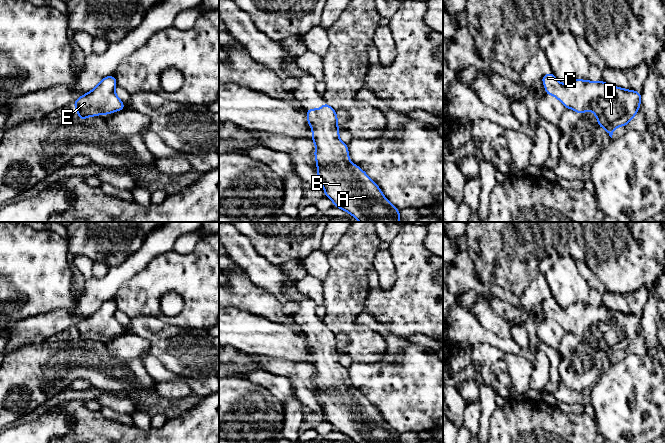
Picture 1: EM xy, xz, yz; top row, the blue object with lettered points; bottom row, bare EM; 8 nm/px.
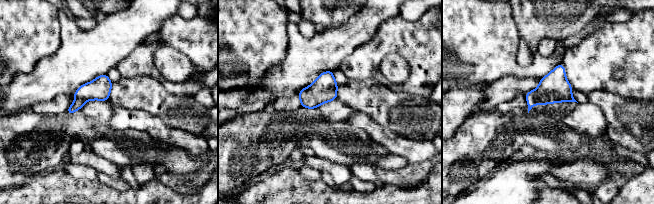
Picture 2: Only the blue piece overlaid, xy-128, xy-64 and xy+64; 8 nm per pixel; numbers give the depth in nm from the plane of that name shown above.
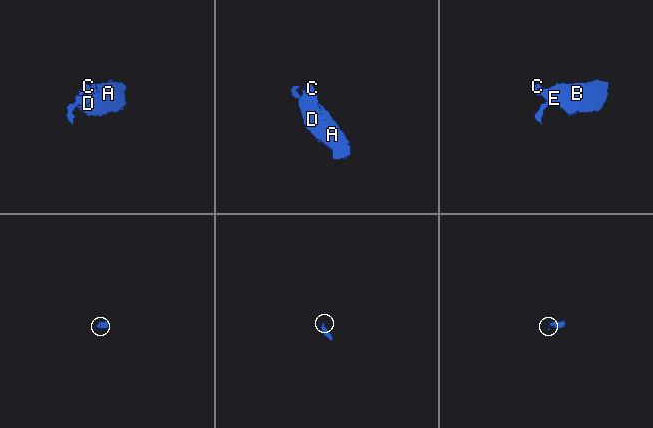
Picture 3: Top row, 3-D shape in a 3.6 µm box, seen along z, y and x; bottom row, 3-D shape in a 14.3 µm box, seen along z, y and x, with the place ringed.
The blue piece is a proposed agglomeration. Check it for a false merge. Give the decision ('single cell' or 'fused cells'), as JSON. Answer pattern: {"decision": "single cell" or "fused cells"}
{"decision": "single cell"}

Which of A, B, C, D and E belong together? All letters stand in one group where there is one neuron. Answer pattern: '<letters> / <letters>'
A B C D E

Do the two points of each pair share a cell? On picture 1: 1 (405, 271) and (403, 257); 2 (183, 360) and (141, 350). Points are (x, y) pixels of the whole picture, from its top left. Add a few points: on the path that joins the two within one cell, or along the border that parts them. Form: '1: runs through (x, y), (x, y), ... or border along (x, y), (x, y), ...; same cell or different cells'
1: runs through (405, 268), (405, 260); same cell
2: border along (134, 334), (143, 337), (149, 343), (151, 353); different cells

